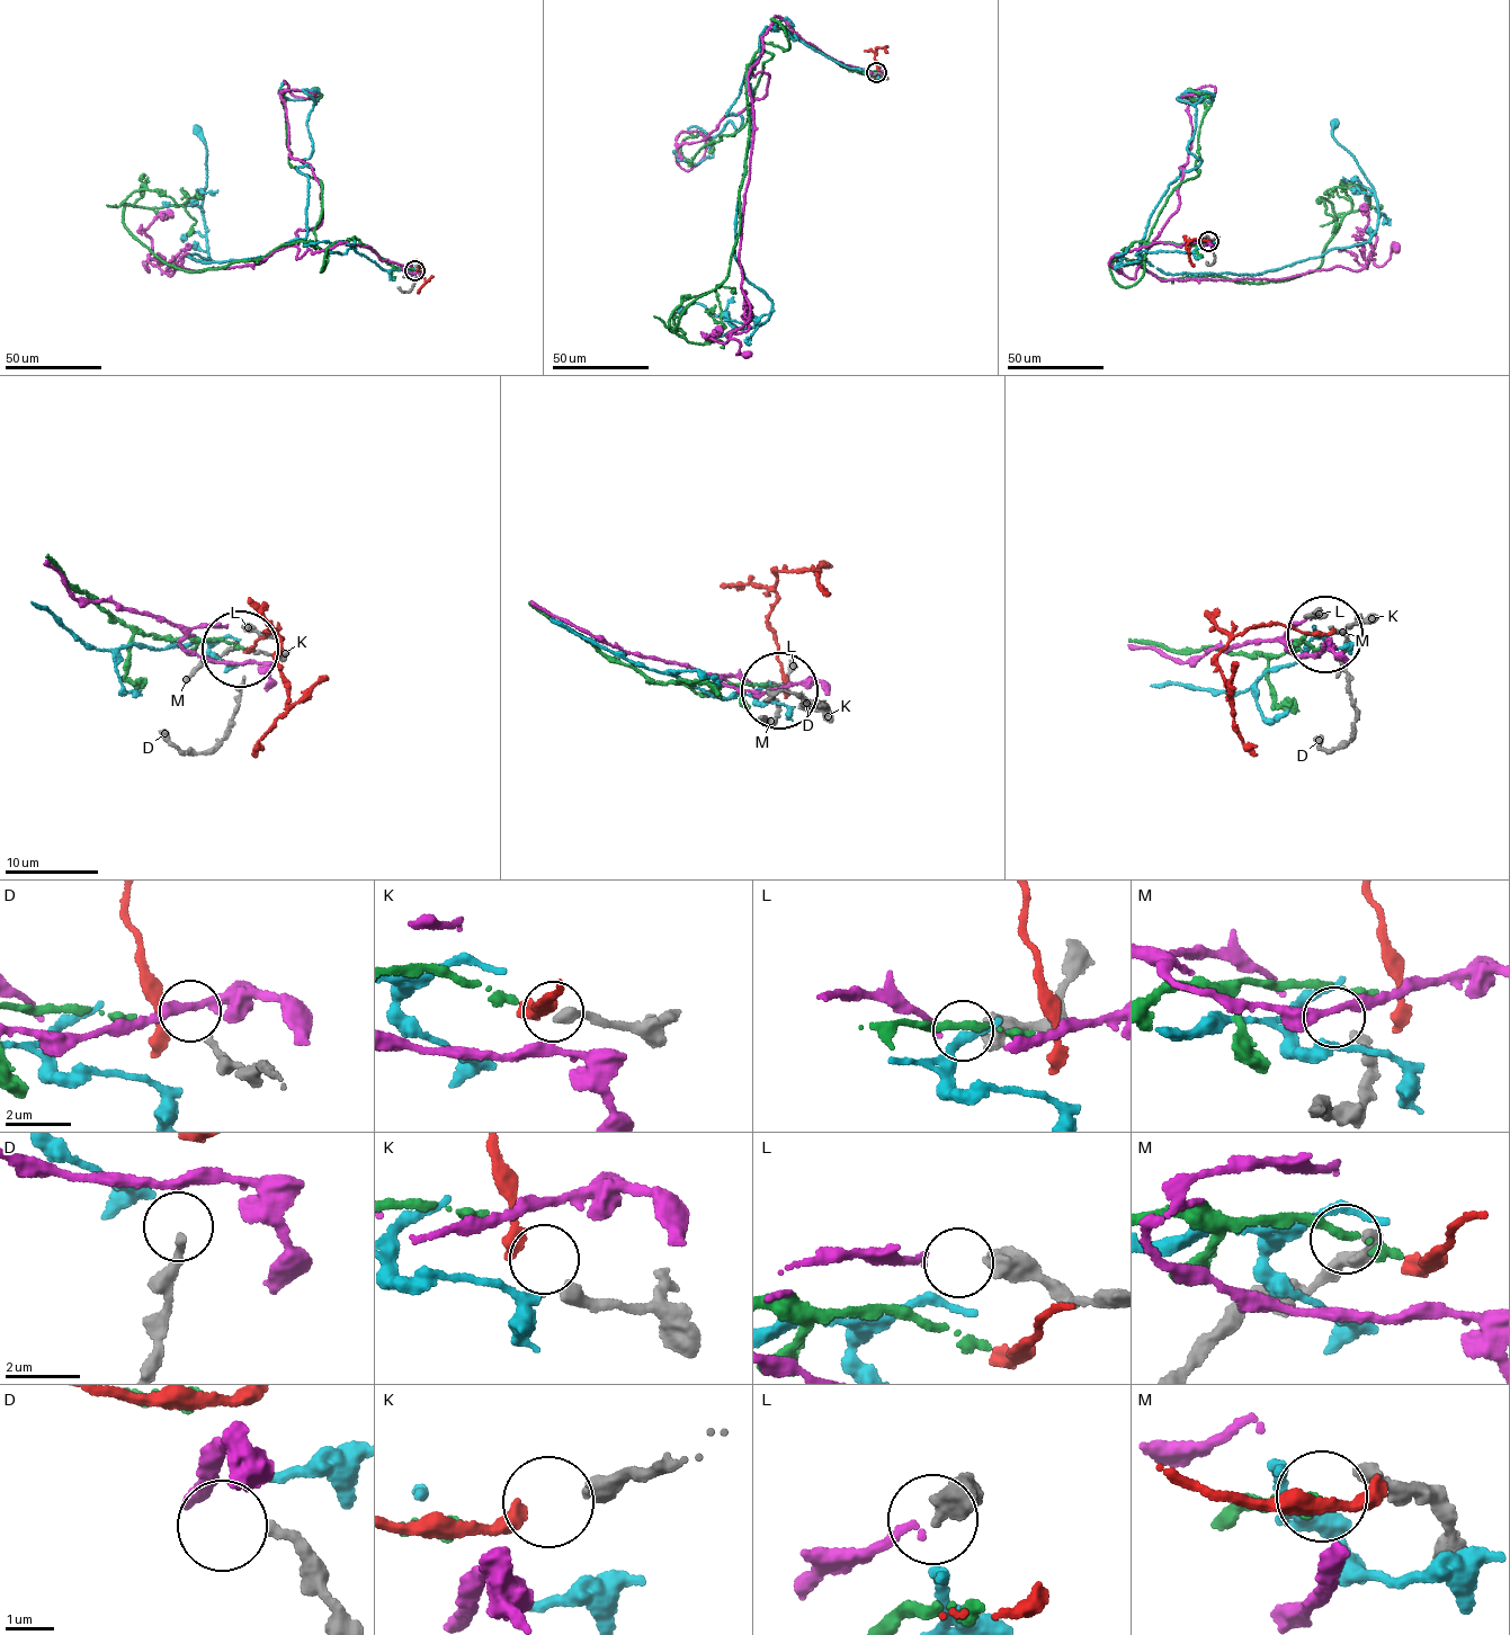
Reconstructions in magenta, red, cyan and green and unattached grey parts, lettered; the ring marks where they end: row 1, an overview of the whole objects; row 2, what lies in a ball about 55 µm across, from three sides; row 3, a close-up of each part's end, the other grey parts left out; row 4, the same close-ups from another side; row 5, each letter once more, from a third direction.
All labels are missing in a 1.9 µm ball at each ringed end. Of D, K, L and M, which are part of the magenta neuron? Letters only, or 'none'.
L

